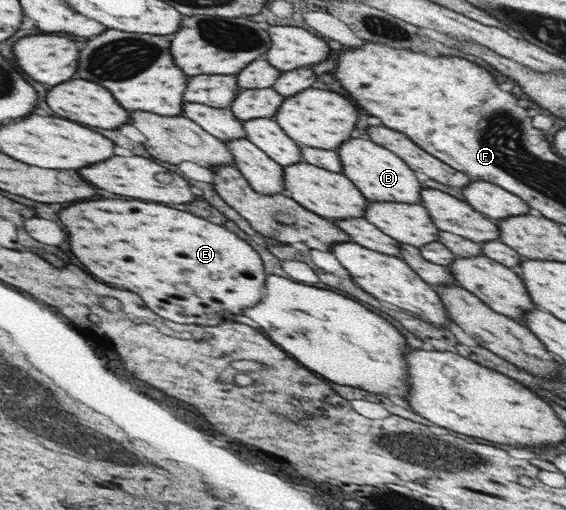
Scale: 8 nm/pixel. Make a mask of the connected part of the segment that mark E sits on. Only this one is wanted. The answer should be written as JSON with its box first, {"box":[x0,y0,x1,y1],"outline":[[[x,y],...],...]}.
{"box":[58,199,267,323],"outline":[[[134,199],[76,203],[62,209],[58,217],[68,227],[72,253],[88,273],[104,283],[116,285],[116,289],[138,293],[164,319],[182,323],[176,307],[170,309],[170,303],[166,303],[172,293],[176,299],[182,293],[218,293],[208,305],[214,303],[214,309],[220,311],[234,307],[248,309],[264,295],[267,277],[258,253],[224,226],[210,223],[206,218]]]}

